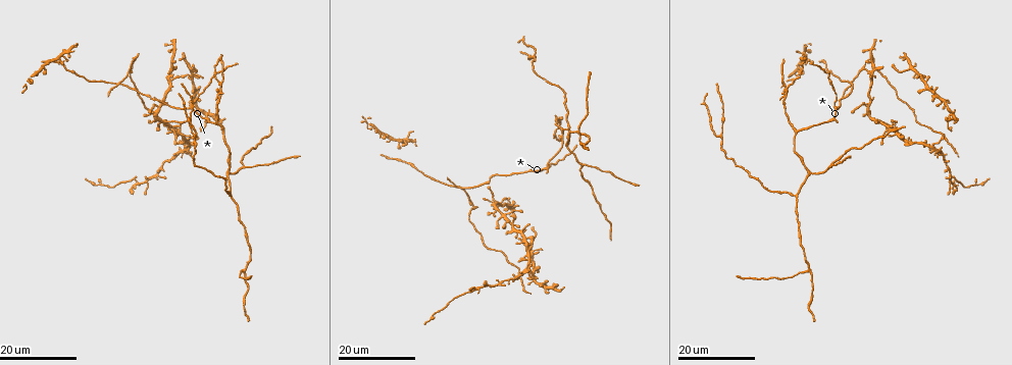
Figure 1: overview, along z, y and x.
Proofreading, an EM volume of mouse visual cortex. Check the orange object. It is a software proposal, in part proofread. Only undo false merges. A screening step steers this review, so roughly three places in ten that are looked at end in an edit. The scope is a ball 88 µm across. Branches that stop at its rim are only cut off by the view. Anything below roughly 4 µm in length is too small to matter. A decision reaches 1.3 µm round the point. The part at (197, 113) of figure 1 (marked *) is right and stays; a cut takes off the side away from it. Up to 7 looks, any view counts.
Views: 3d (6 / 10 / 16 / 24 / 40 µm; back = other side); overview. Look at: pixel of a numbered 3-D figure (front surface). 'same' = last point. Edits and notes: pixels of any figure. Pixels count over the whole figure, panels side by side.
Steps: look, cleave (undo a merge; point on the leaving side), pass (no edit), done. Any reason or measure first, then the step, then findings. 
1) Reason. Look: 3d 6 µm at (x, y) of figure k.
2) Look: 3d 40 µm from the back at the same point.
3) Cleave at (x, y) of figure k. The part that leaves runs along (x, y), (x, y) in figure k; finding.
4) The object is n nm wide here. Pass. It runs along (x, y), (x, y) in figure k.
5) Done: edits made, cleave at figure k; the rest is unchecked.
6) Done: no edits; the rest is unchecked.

Three arms meet. Look: 3d 24 µm at (868, 108) of figure 1.

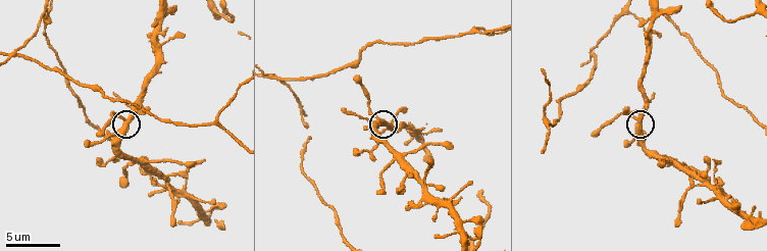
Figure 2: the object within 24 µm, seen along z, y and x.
Closer look. Look: 3d 10 µm at (125, 121) of figure 2.

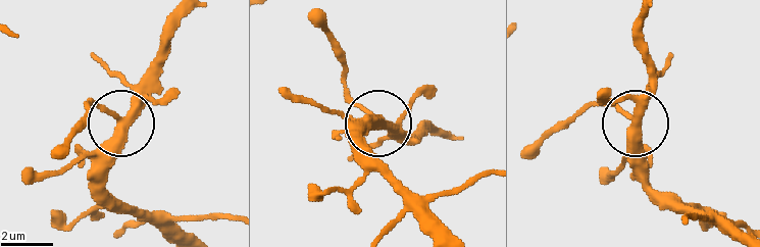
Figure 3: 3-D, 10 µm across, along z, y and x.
3 arms meet here. Pass. All the same neuron.

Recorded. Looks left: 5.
Branch point. Look: 3d 24 µm at (580, 166) of figure 1.

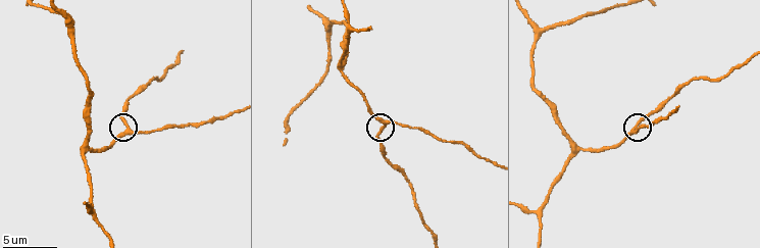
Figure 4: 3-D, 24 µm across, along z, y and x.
Look: 3d 10 µm at (384, 123) of figure 4.

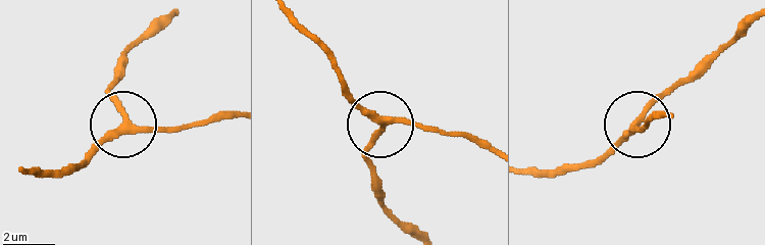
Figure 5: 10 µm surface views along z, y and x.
The object is 230 nm wide here. Pass. It runs along (291, 16), (323, 50), (357, 102), (383, 119), (447, 133) in figure 5; continuous, no second neuron.

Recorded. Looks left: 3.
Branch point. Look: 3d 16 µm at (812, 272) of figure 1.

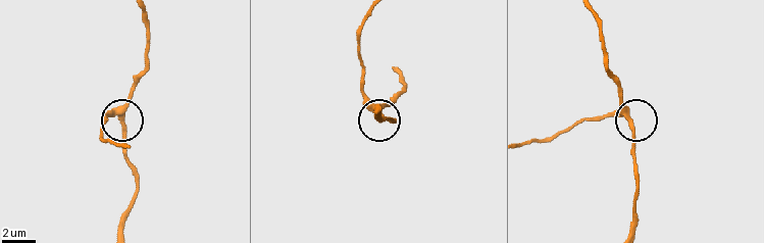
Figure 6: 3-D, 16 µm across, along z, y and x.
Look: 3d 6 µm at (119, 117) of figure 6.

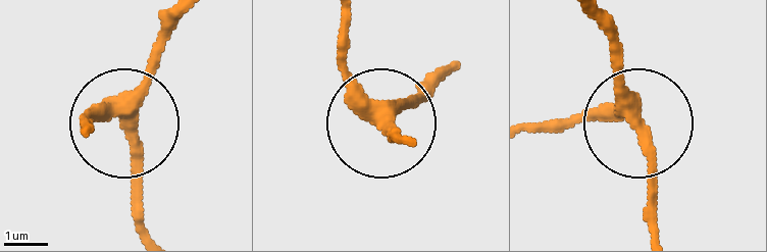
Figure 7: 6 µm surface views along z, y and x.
3 arms meet here. Pass. It runs along (592, 13), (647, 156), (647, 230) in figure 7; continuous, no second neuron.

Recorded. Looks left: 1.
Done: no edits; the rest is unchecked.

